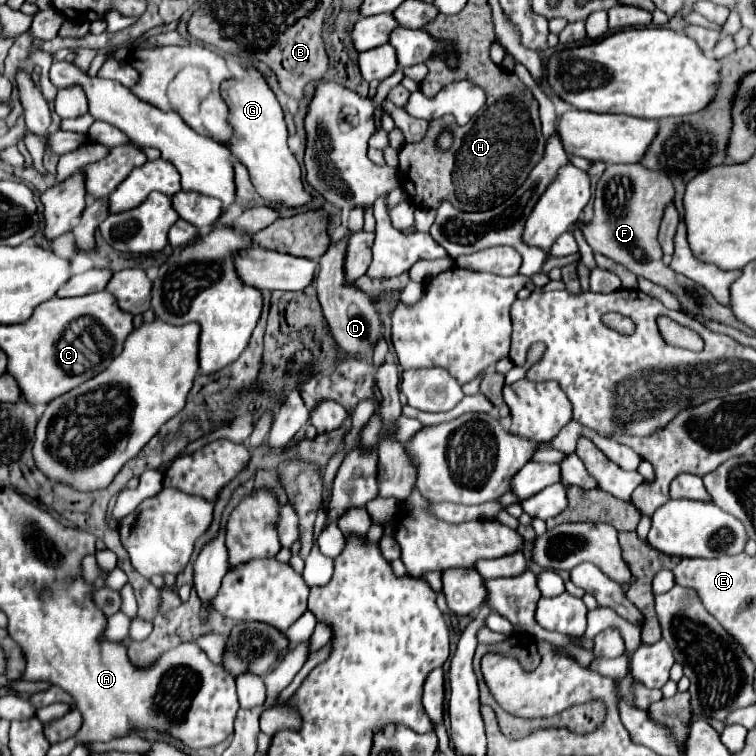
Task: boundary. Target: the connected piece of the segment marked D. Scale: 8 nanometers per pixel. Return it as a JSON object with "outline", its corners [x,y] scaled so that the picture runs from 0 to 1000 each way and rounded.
{"outline":[[[451,317],[448,323],[435,325],[435,331],[425,339],[425,354],[417,370],[419,378],[419,392],[427,407],[427,418],[435,429],[435,437],[443,447],[443,452],[448,455],[451,463],[467,466],[470,463],[493,463],[499,447],[501,447],[501,434],[504,434],[504,423],[499,410],[493,407],[491,397],[472,384],[470,378],[456,378],[456,360],[454,360],[454,341],[456,341],[456,320]]]}

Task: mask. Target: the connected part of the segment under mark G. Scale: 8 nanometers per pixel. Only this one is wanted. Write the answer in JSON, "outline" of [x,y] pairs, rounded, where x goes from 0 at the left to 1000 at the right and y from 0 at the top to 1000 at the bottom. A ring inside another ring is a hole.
{"outline":[[[329,87],[324,90],[324,101],[295,106],[292,130],[303,143],[300,161],[308,172],[306,183],[300,185],[300,196],[329,225],[340,257],[366,272],[403,272],[411,259],[401,249],[396,214],[380,196],[380,167],[374,159],[374,146],[351,101]]]}

